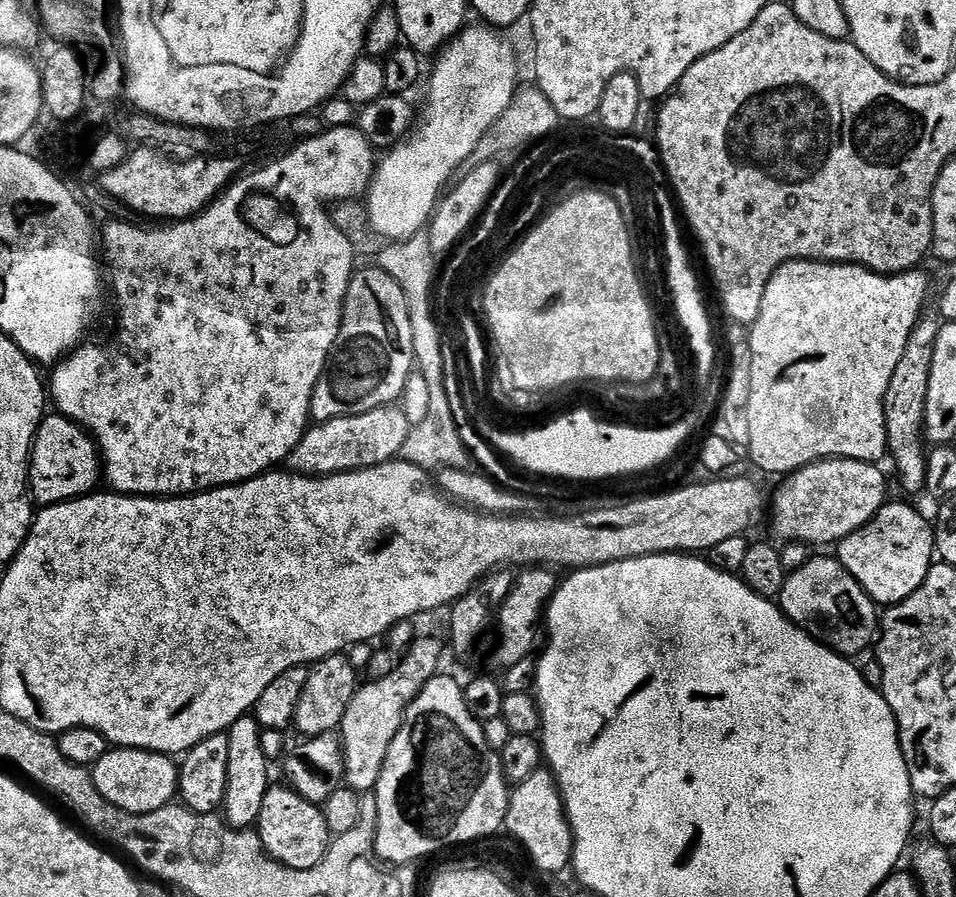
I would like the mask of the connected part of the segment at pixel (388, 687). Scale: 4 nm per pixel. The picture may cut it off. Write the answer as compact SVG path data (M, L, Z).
M430 636L418 638L408 652L401 655L390 674L384 678L371 679L367 681L368 684L357 687L340 727L346 766L345 781L350 788L360 794L375 789L390 743L401 729L405 710L425 688L426 682L439 673L441 658L442 646L436 639Z

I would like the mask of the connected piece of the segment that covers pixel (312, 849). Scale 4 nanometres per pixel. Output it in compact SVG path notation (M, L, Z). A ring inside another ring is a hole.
M269 787L256 823L256 832L264 850L273 860L290 869L314 869L328 853L332 833L323 809L304 799L291 787Z

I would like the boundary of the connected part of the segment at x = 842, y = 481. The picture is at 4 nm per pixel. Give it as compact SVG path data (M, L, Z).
M825 458L814 464L807 464L797 472L791 473L784 484L770 496L770 516L772 512L772 532L780 540L797 540L800 544L839 545L850 534L854 534L866 522L873 520L878 510L884 507L888 496L888 484L875 463L866 460L845 460Z

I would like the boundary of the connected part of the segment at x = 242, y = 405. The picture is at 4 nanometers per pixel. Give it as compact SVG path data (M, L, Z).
M350 124L350 126L329 127L316 136L305 137L303 141L291 147L286 153L288 154L268 163L264 168L250 173L245 180L237 178L231 181L228 187L199 216L194 216L190 220L178 220L169 223L167 226L156 226L160 228L144 228L145 226L125 224L123 219L112 218L107 221L109 224L102 228L102 256L106 261L107 271L108 268L112 271L112 292L116 295L117 306L120 307L120 329L117 330L112 344L81 343L79 347L69 352L67 356L63 357L51 369L51 372L53 372L52 384L50 380L50 400L51 403L52 400L56 403L55 411L59 415L65 416L67 420L73 420L73 422L79 424L95 440L102 457L103 479L106 481L106 484L108 480L107 487L111 491L118 492L121 496L155 496L157 498L190 496L193 492L206 492L210 488L223 488L229 484L241 484L244 480L253 480L254 477L262 476L265 472L271 472L277 466L283 465L288 457L292 455L293 450L298 446L298 442L304 437L304 433L310 427L312 395L316 389L318 378L324 373L324 367L328 364L328 356L332 353L332 344L338 338L338 330L341 328L341 316L344 313L344 298L348 293L349 282L352 280L356 270L356 265L354 266L356 247L334 226L327 206L348 200L358 200L367 195L372 177L375 175L376 157L374 158L374 155L376 155L376 152L371 143L367 141L365 135L355 125Z

